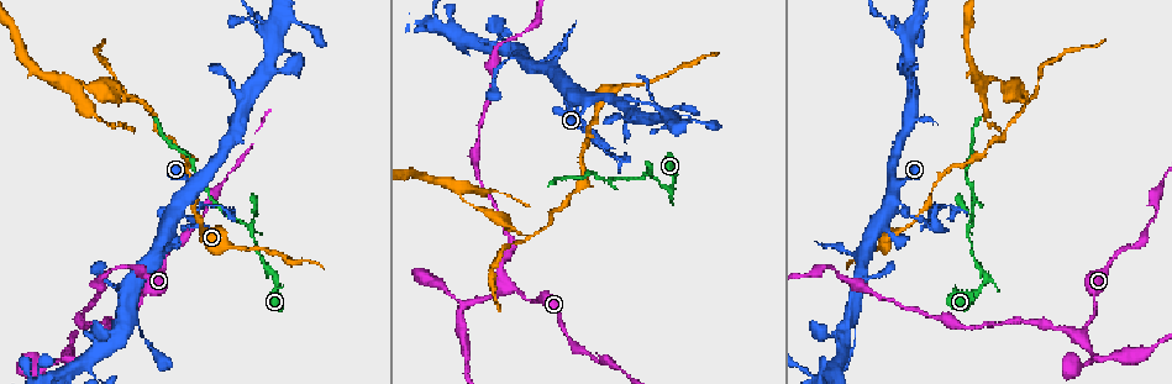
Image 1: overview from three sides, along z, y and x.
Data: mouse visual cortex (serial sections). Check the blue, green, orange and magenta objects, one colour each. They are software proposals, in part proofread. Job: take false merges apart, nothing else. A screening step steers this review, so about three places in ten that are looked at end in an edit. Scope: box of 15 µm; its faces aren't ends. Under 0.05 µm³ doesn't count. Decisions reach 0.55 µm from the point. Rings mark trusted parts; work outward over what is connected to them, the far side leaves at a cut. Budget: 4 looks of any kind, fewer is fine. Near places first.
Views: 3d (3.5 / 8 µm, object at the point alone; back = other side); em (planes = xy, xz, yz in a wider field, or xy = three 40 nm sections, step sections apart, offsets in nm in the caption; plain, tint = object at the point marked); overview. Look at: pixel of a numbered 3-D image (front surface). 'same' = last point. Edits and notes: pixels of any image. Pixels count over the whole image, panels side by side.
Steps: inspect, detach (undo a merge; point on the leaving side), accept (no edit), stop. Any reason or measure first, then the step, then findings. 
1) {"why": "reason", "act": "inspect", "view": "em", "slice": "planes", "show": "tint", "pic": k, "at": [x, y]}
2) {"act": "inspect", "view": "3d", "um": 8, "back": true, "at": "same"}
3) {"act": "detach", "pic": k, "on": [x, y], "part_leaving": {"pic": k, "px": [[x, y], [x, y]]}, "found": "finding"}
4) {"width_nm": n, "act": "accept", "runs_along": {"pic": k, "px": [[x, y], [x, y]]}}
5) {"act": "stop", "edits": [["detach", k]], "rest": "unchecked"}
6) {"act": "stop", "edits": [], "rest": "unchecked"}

{"why": "a fork", "act": "inspect", "view": "3d", "um": 3.5, "pic": 1, "at": [249, 225]}

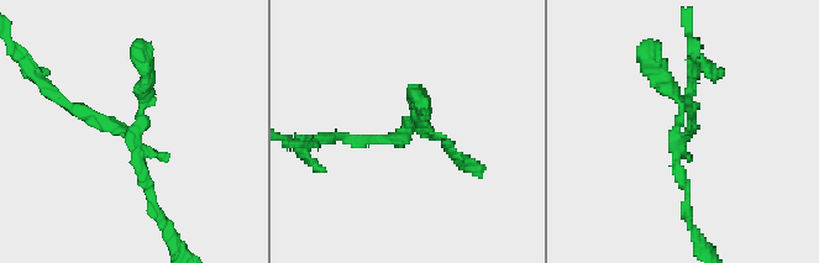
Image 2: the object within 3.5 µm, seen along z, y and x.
{"why": "now the EM", "act": "inspect", "view": "em", "slice": "planes", "show": "tint", "pic": 2, "at": [682, 137]}

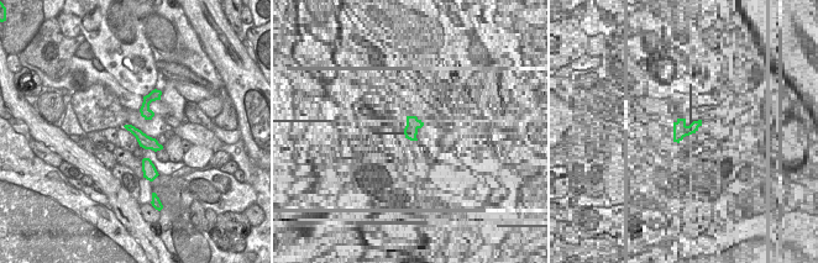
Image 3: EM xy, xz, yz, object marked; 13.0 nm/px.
{"act": "detach", "pic": 2, "on": [85, 116], "part_leaving": {"pic": 2, "px": [[122, 133], [62, 103], [27, 64]]}, "found": "a second cell is stuck on"}

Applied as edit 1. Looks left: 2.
{"why": "arms part here", "act": "inspect", "view": "3d", "um": 3.5, "pic": 1, "at": [924, 219]}

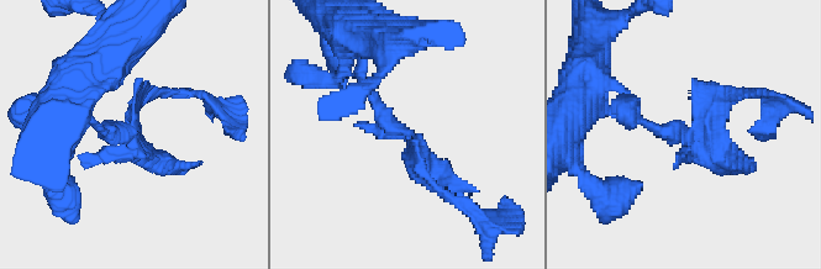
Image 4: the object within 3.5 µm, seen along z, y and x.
{"act": "inspect", "view": "em", "slice": "xy", "step": 3, "show": "tint", "pic": 4, "at": [131, 131]}

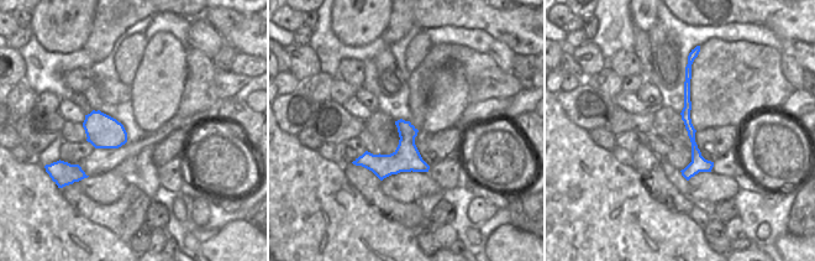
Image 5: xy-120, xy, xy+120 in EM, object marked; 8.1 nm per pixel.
{"act": "detach", "pic": 4, "on": [410, 168], "border": {"pic": 5, "px": [[400, 137], [408, 137], [414, 141]]}, "found": "two cells meet here"}

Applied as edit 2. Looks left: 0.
{"act": "stop", "edits": [["detach", 2], ["detach", 4]], "rest": "unchecked"}

